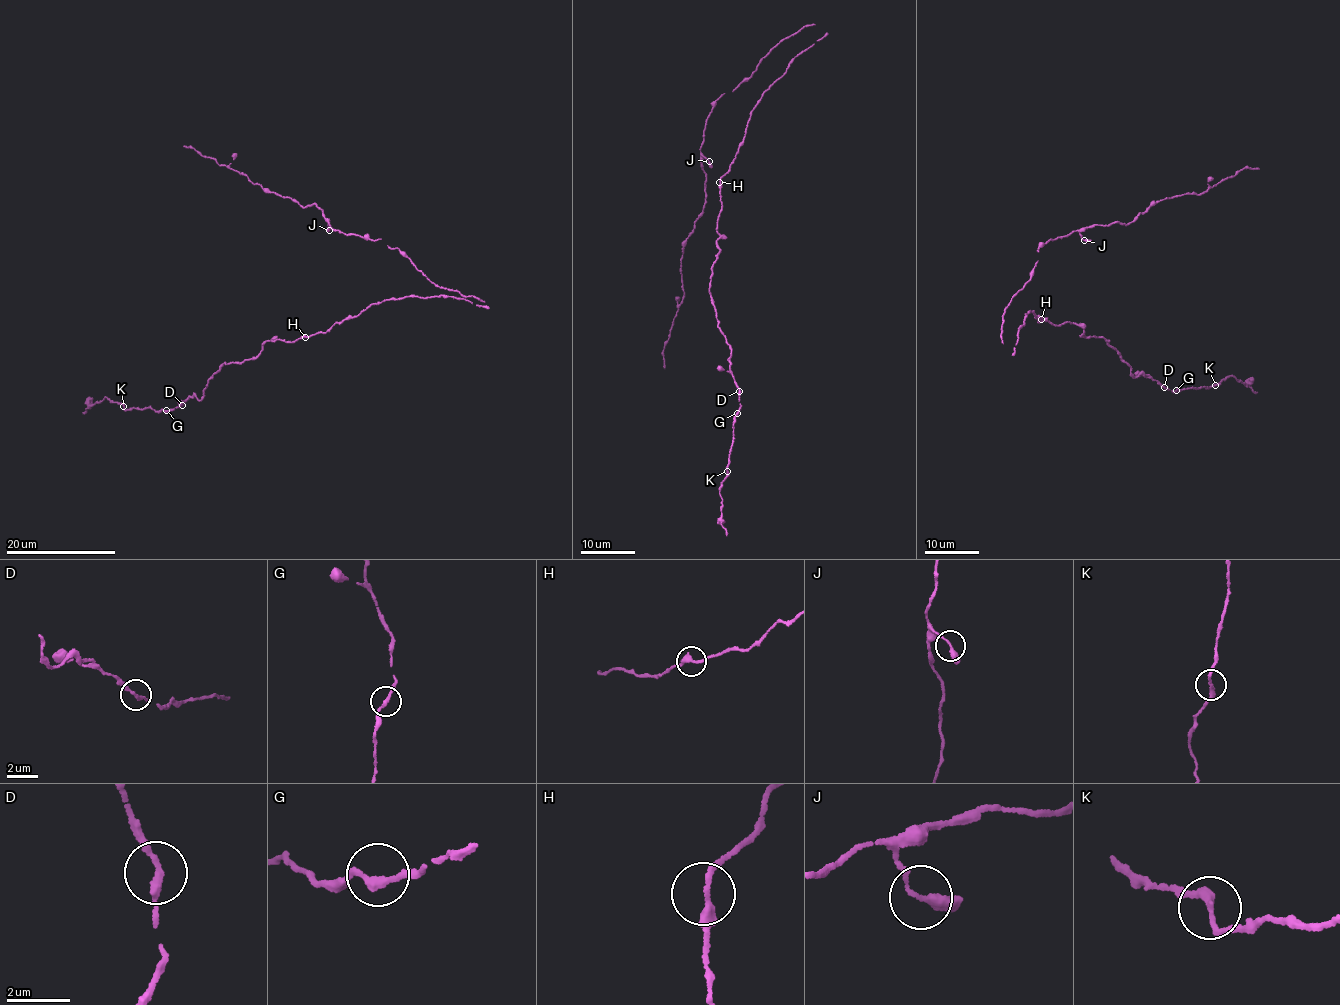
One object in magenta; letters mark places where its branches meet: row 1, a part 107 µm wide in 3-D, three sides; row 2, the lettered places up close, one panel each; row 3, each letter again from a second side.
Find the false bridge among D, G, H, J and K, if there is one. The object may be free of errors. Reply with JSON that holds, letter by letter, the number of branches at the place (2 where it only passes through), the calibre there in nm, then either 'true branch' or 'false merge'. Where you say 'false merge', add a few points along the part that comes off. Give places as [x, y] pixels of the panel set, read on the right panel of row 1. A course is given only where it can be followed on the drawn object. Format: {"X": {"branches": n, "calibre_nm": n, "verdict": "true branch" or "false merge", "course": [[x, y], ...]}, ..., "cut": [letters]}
{"D": {"branches": 2, "calibre_nm": 200, "verdict": "true branch"}, "G": {"branches": 2, "calibre_nm": 220, "verdict": "true branch"}, "H": {"branches": 2, "calibre_nm": 240, "verdict": "true branch"}, "J": {"branches": 2, "calibre_nm": 260, "verdict": "true branch"}, "K": {"branches": 2, "calibre_nm": 220, "verdict": "true branch"}, "cut": []}

